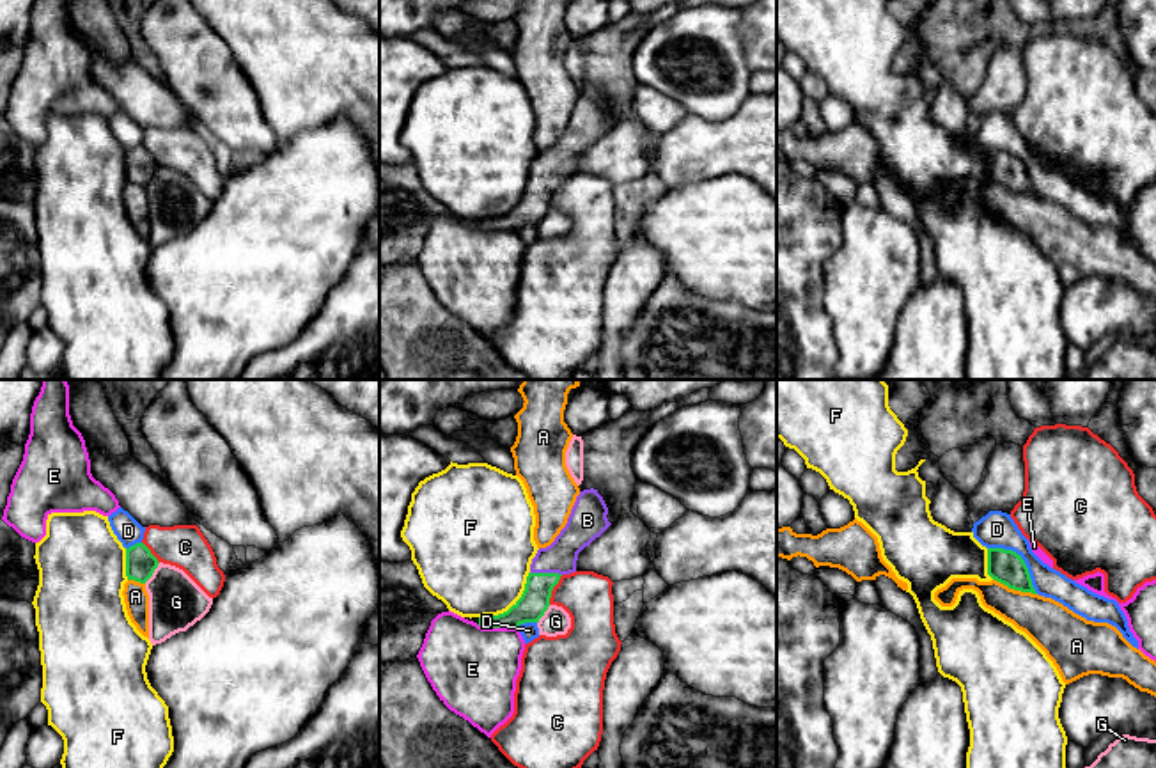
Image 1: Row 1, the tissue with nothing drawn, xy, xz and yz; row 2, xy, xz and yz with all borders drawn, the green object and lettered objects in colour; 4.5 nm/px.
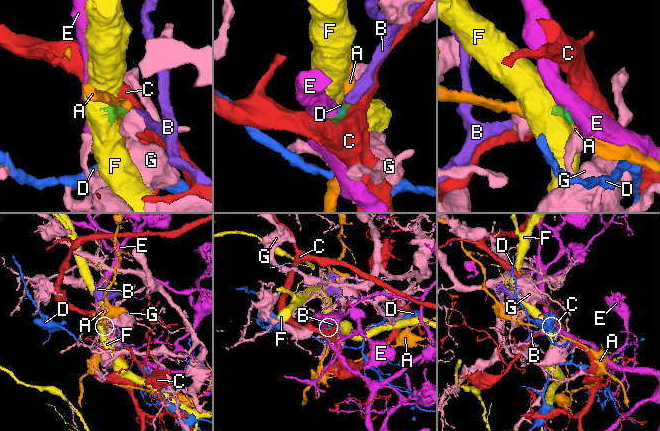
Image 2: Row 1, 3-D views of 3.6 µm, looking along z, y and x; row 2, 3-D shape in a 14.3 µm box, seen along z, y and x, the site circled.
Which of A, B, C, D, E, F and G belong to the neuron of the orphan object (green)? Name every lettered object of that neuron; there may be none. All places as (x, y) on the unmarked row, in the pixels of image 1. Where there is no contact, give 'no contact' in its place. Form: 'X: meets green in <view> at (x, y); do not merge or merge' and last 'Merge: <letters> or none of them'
A: meets green in yz at (1015, 192); do not merge
B: meets green in xz at (546, 176); merge
C: meets green in xz at (552, 192); do not merge
D: meets green in yz at (1022, 162); do not merge
E: meets green in xz at (497, 229); do not merge
F: meets green in xz at (513, 208); do not merge
G: meets green in xy at (153, 174); do not merge
Merge: B

